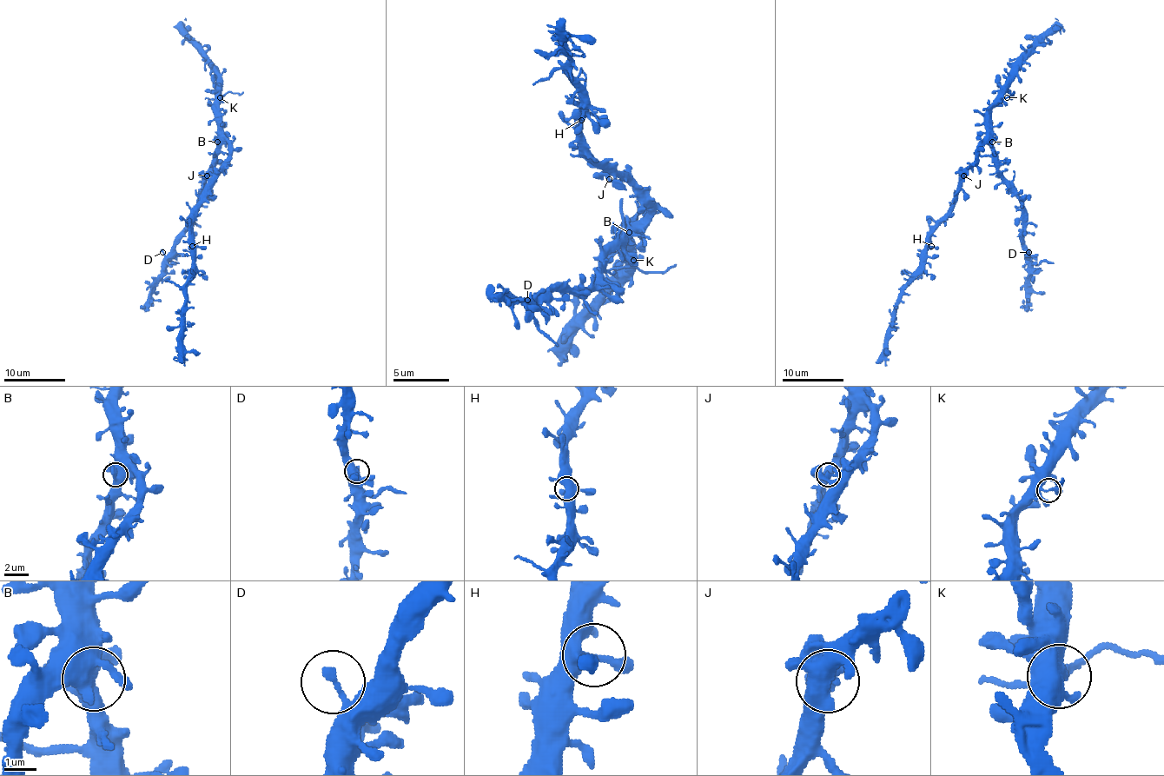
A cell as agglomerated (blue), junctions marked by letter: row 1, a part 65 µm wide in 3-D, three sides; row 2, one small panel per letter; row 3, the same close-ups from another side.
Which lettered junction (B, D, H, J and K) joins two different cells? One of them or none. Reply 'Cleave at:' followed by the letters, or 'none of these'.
Cleave at: K

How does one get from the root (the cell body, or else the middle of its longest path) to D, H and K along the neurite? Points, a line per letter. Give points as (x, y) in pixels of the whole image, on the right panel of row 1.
D: (970, 165), (976, 151), (988, 143), (996, 157), (996, 171), (1021, 204), (1022, 248), (1028, 255), (1028, 252)
H: (970, 165), (963, 175), (949, 215), (931, 236), (928, 244), (931, 246)
K: (970, 165), (976, 157), (978, 143), (986, 135), (988, 109), (1002, 97), (1008, 97)

